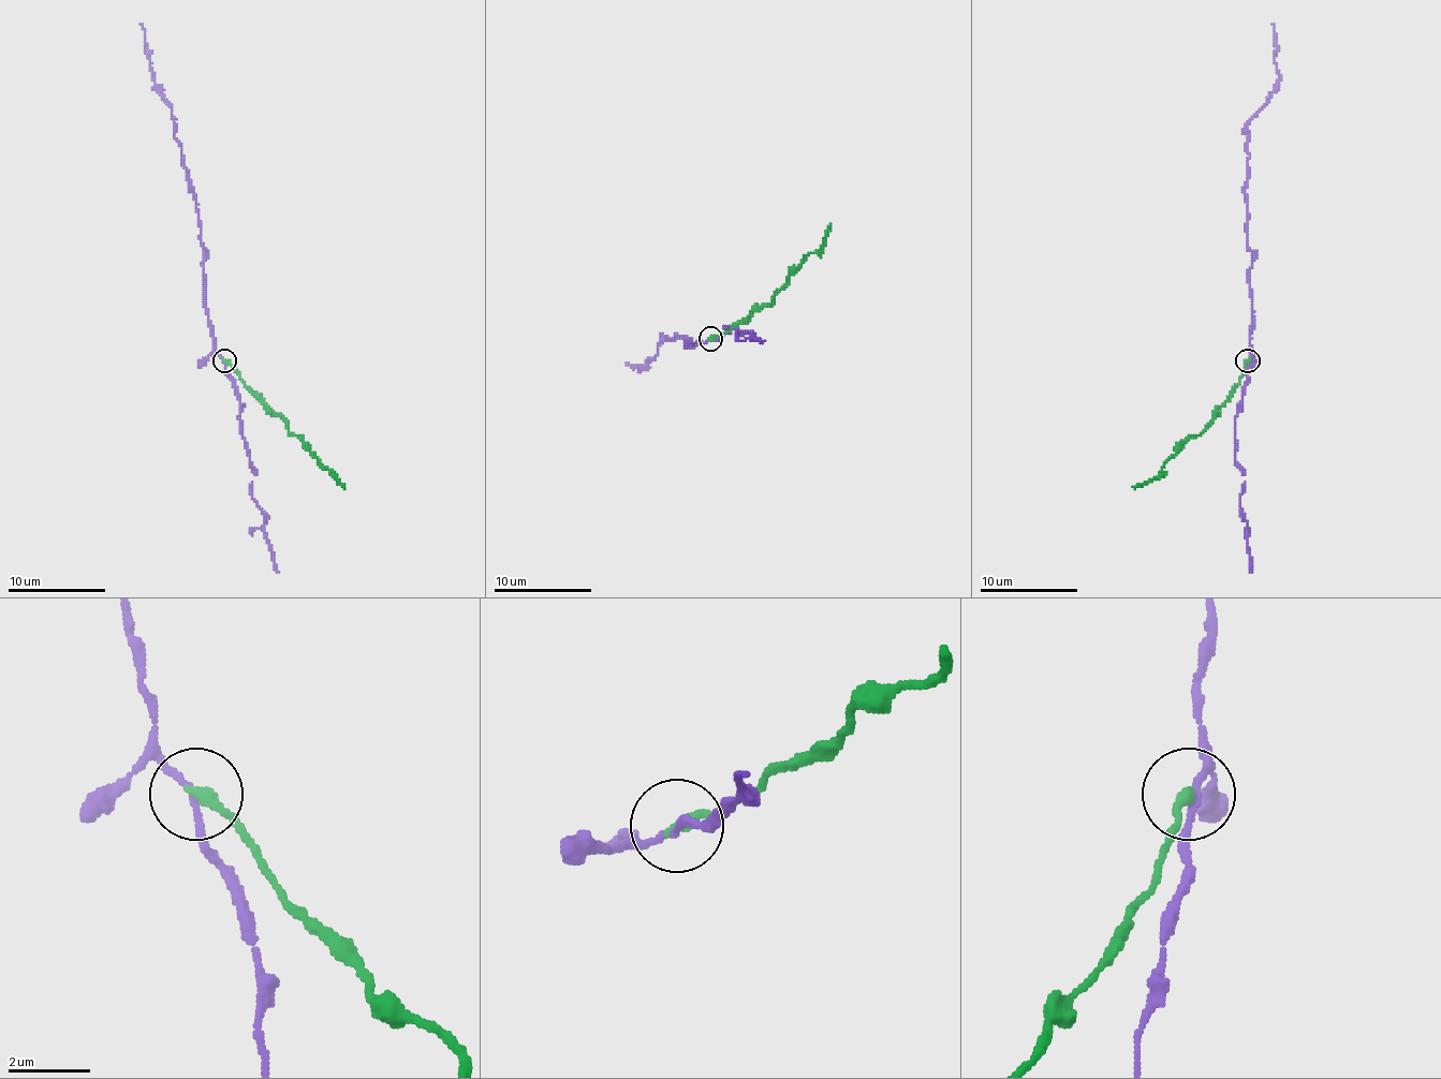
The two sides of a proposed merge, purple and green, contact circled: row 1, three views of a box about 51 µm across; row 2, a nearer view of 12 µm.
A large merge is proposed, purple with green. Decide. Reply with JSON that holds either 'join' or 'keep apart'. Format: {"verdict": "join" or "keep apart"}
{"verdict": "keep apart"}

